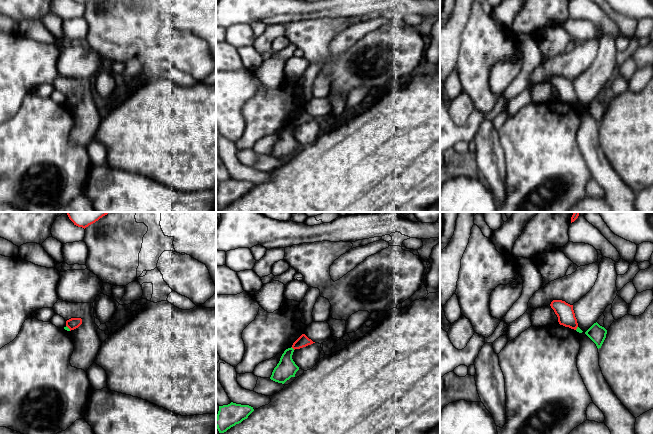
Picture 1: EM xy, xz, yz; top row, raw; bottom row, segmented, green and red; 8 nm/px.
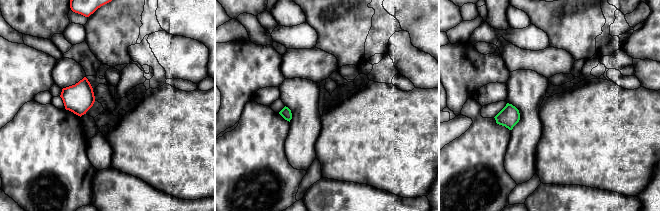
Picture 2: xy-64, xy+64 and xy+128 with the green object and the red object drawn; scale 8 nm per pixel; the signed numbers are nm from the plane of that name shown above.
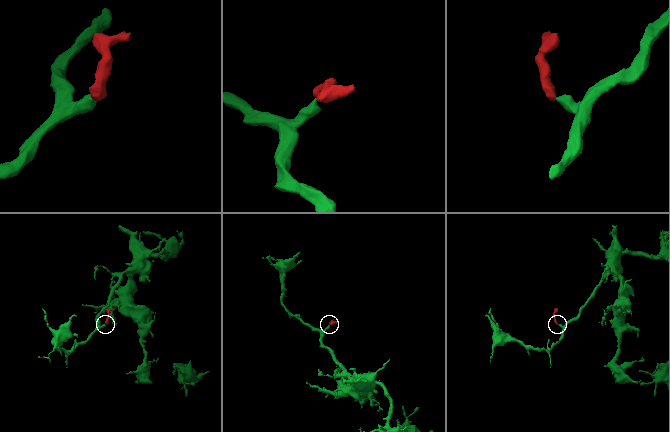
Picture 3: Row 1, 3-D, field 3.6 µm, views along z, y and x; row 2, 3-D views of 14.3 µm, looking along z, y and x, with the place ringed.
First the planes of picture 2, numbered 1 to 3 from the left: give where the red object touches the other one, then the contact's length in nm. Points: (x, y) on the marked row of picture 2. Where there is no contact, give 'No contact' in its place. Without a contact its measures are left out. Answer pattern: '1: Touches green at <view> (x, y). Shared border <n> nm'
1: No contact
2: No contact
3: No contact

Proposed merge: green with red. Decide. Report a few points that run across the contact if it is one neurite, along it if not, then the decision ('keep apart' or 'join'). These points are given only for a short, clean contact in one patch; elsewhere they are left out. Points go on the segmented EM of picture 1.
line xz (291, 347), (294, 349); keep apart

